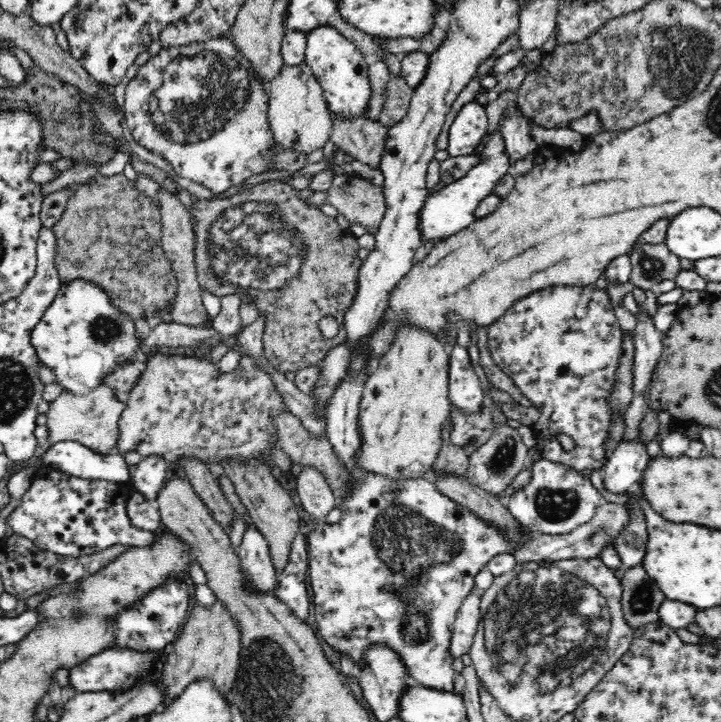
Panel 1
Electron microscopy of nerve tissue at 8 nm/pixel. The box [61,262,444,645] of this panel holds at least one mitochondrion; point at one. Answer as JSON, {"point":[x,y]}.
{"point":[105,330]}

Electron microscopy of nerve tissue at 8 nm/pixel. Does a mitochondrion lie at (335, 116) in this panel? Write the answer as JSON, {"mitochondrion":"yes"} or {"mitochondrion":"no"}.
{"mitochondrion":"no"}

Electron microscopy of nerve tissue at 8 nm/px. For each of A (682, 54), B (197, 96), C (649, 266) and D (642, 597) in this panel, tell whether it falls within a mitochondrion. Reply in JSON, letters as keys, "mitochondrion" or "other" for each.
{"A":"mitochondrion","B":"mitochondrion","C":"mitochondrion","D":"mitochondrion"}

